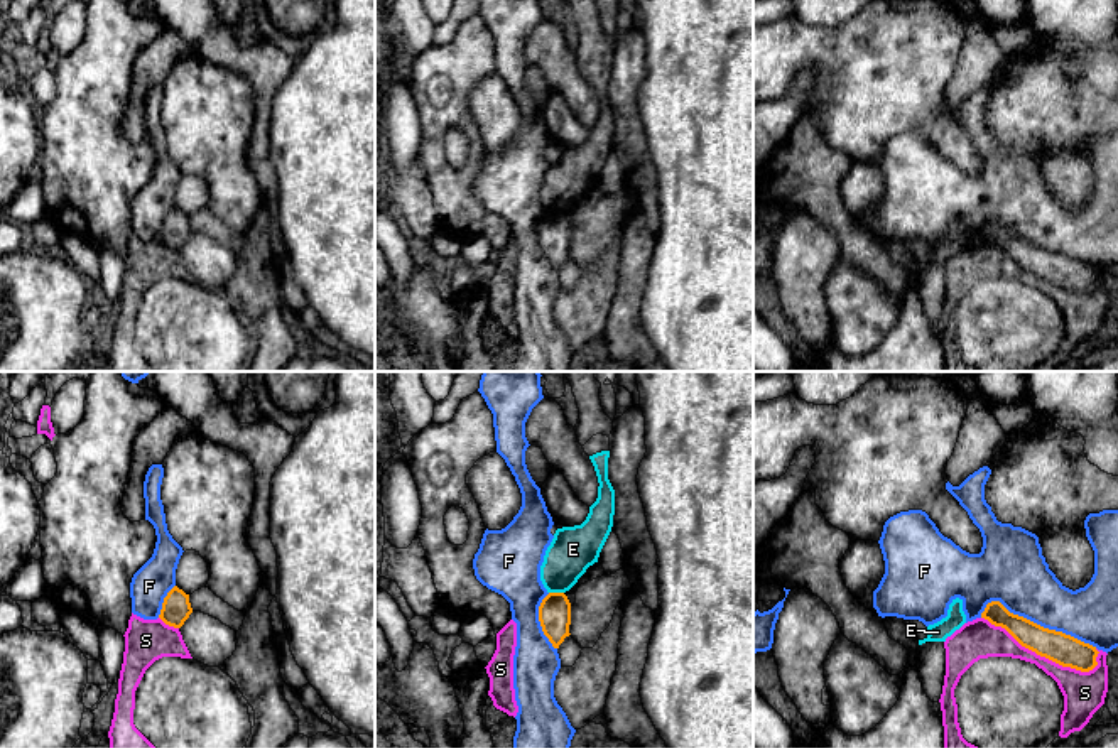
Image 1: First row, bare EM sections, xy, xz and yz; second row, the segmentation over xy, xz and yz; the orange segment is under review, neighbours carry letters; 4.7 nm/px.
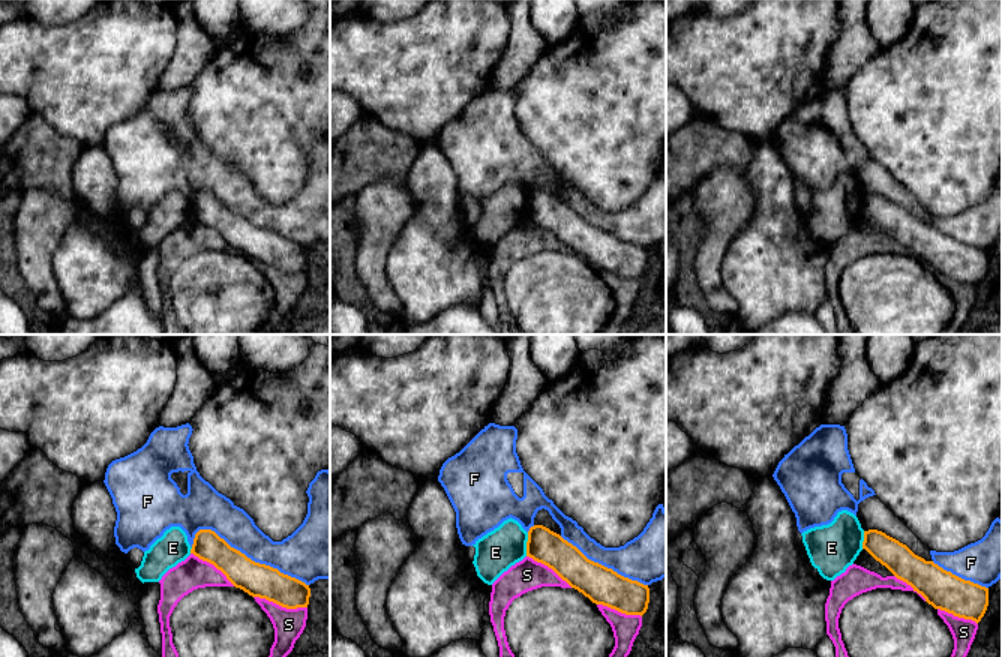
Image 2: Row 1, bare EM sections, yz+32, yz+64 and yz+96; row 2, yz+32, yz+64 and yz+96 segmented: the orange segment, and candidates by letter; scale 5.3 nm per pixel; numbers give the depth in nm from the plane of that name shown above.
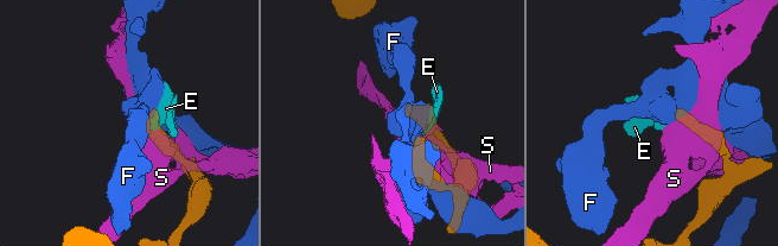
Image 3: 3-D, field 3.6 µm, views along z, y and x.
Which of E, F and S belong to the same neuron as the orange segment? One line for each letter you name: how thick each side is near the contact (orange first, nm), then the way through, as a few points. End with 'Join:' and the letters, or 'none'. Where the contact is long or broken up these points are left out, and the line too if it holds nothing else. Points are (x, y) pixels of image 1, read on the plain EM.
Join: none

